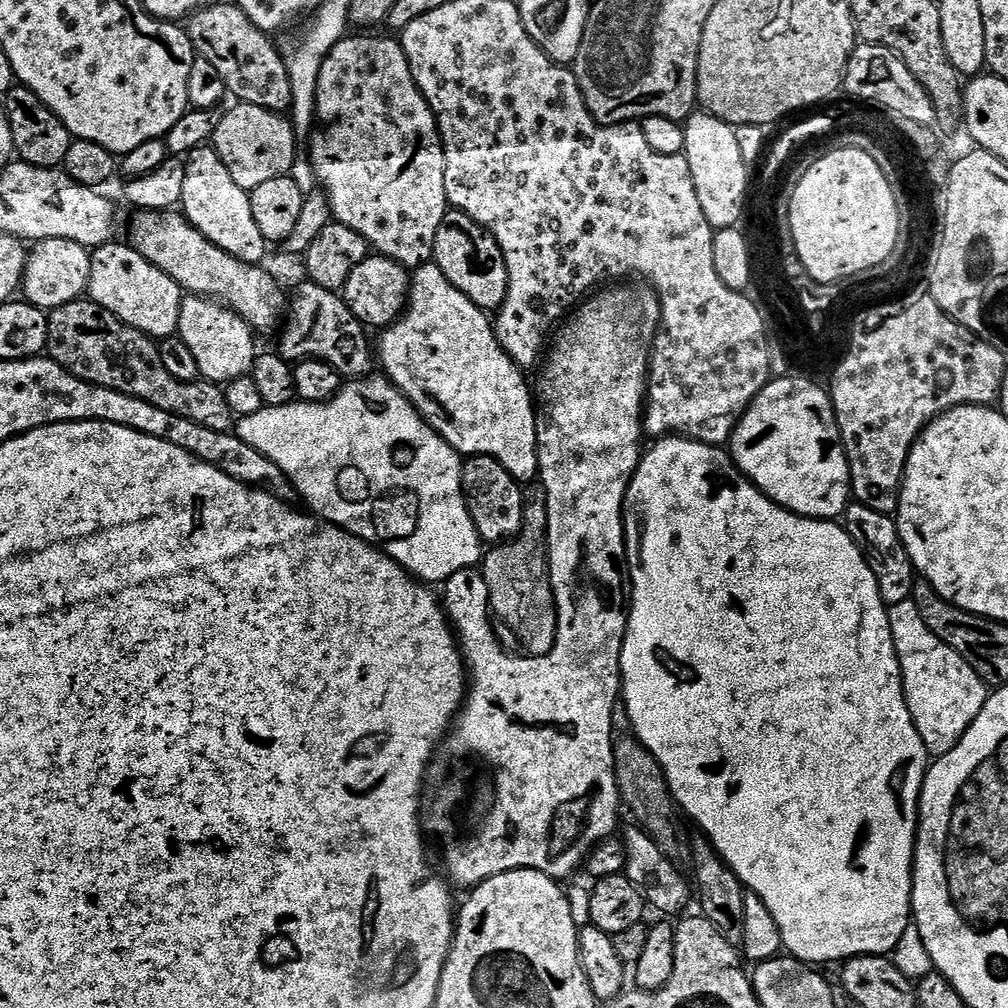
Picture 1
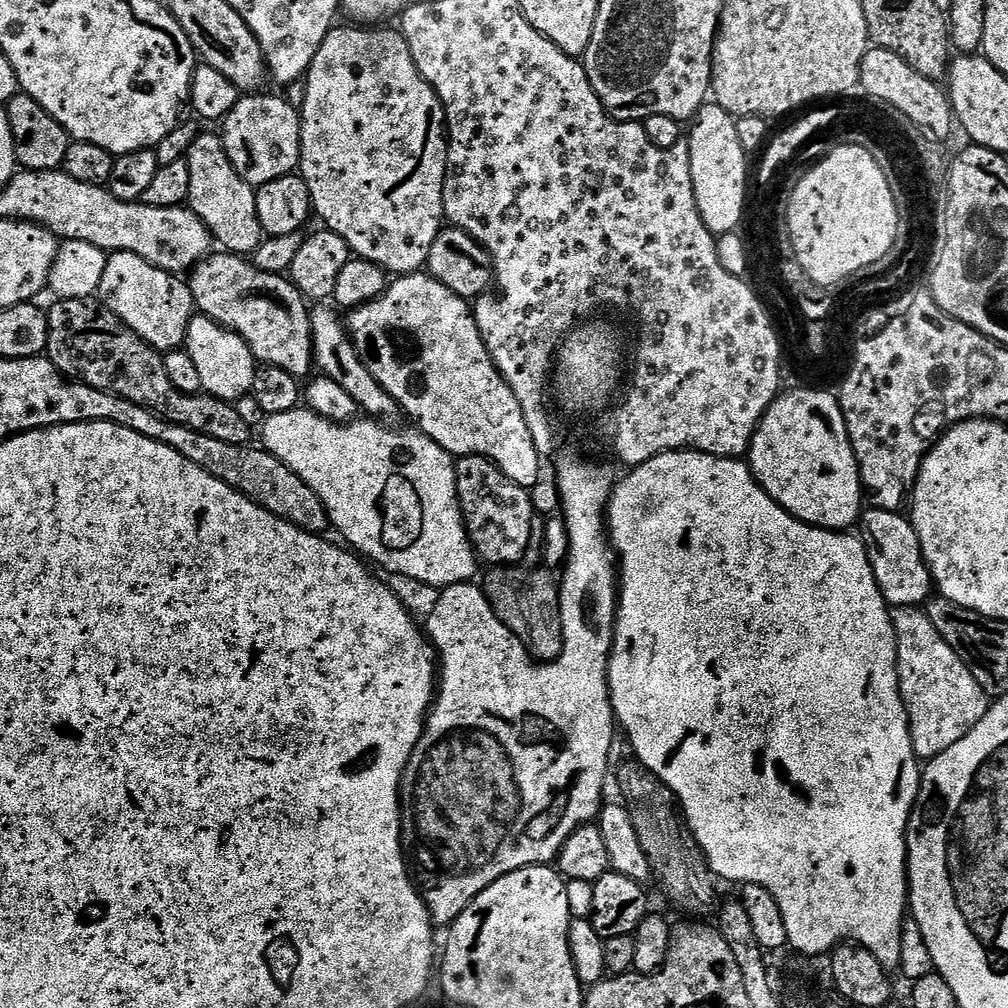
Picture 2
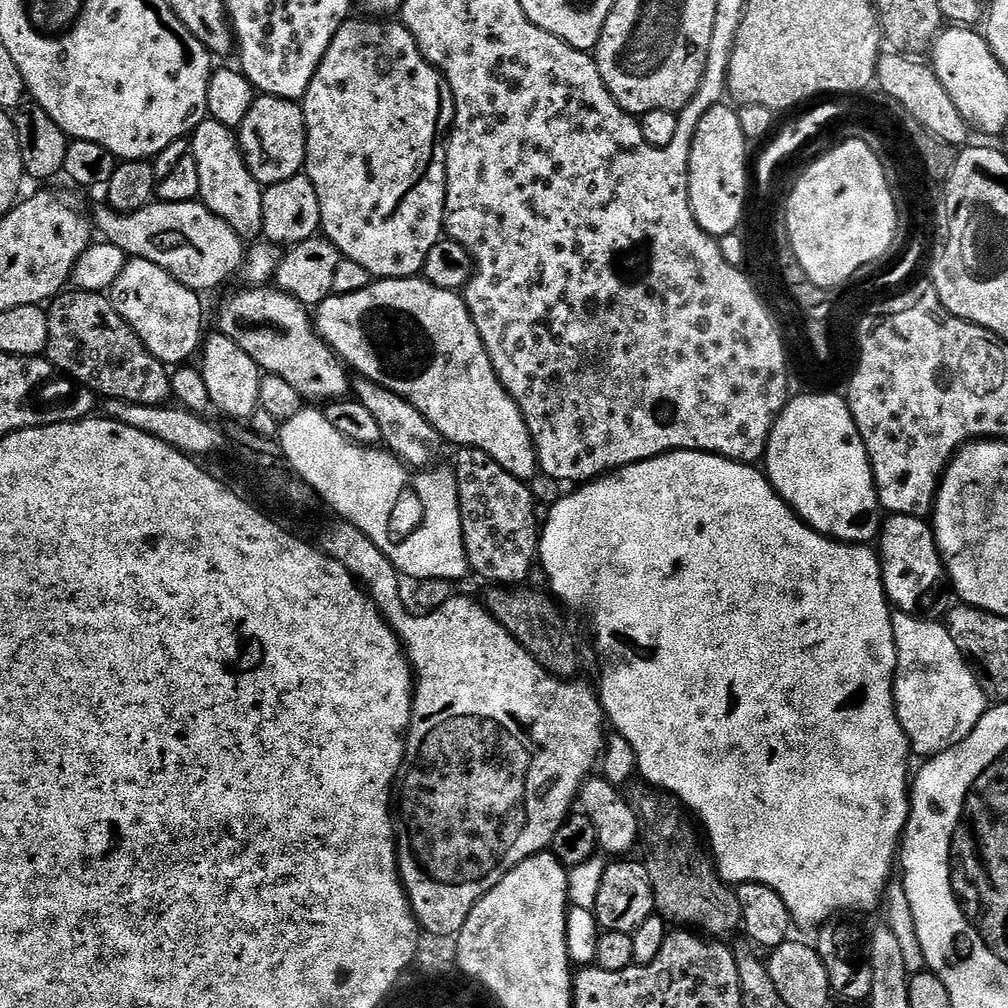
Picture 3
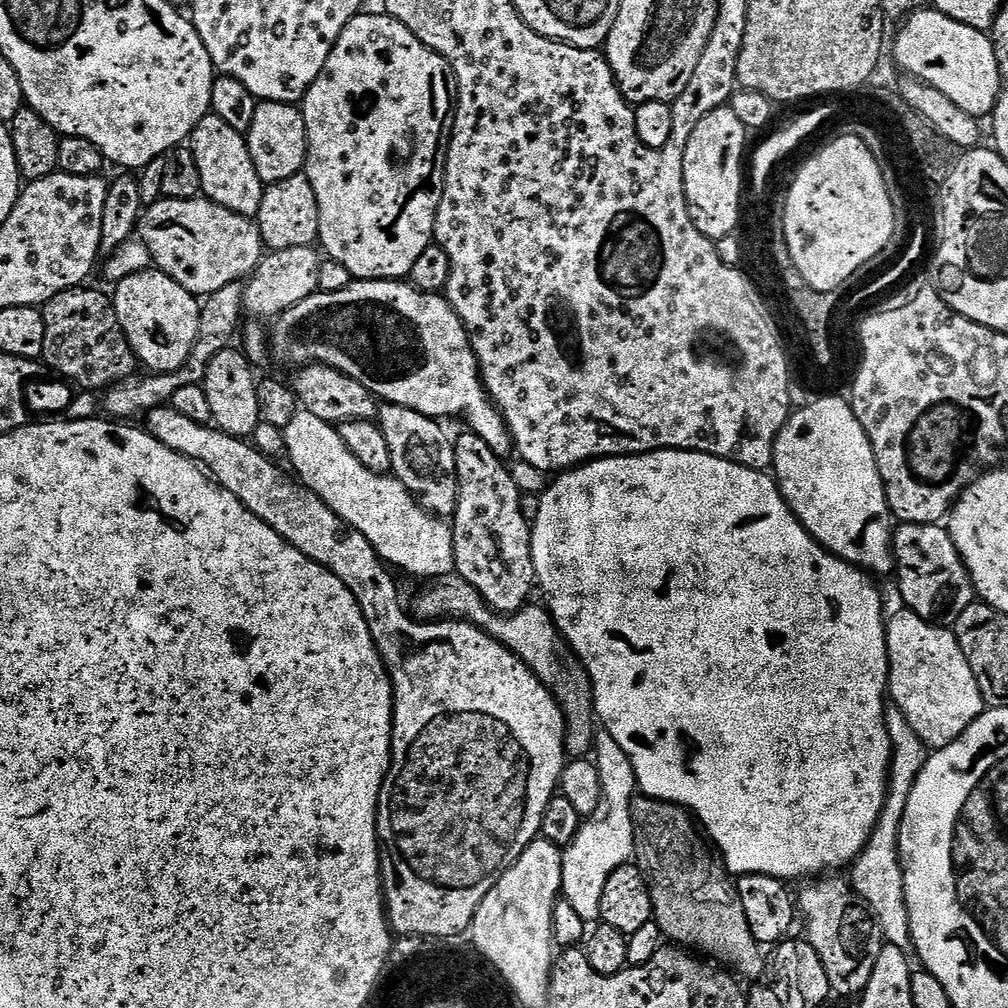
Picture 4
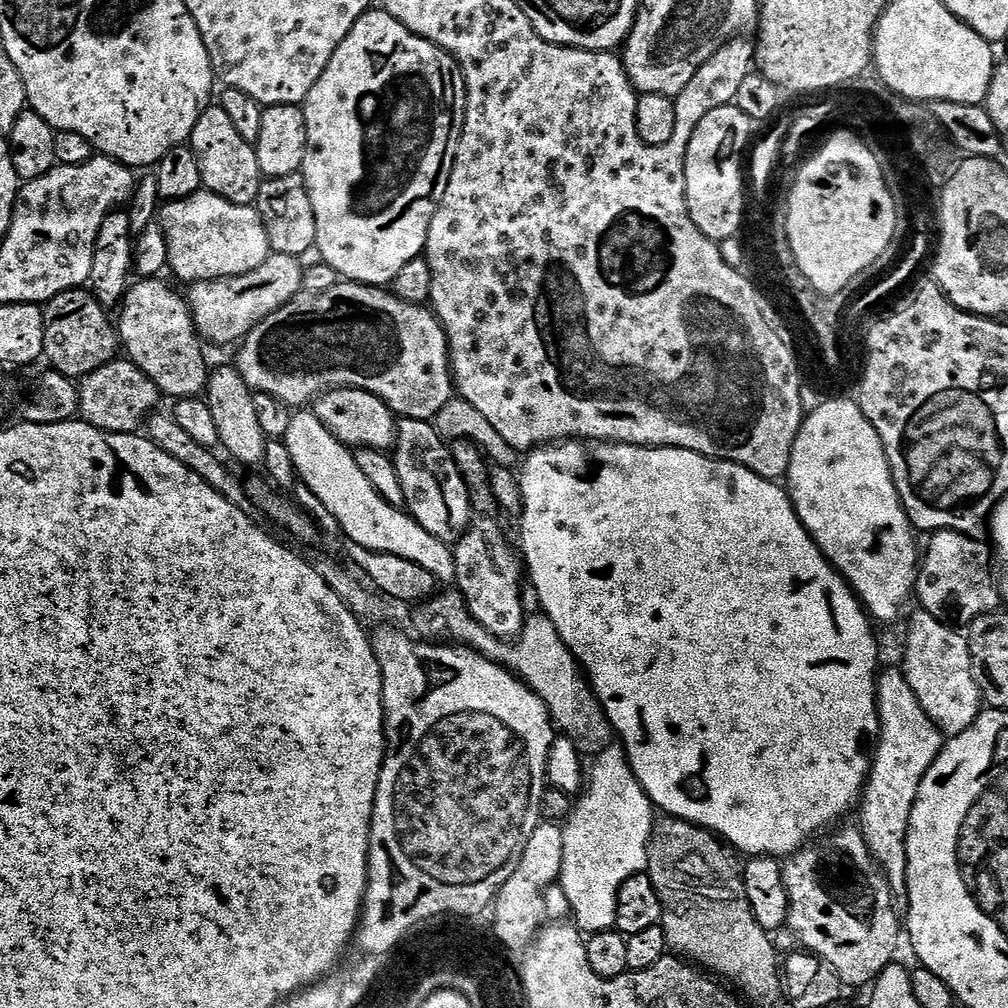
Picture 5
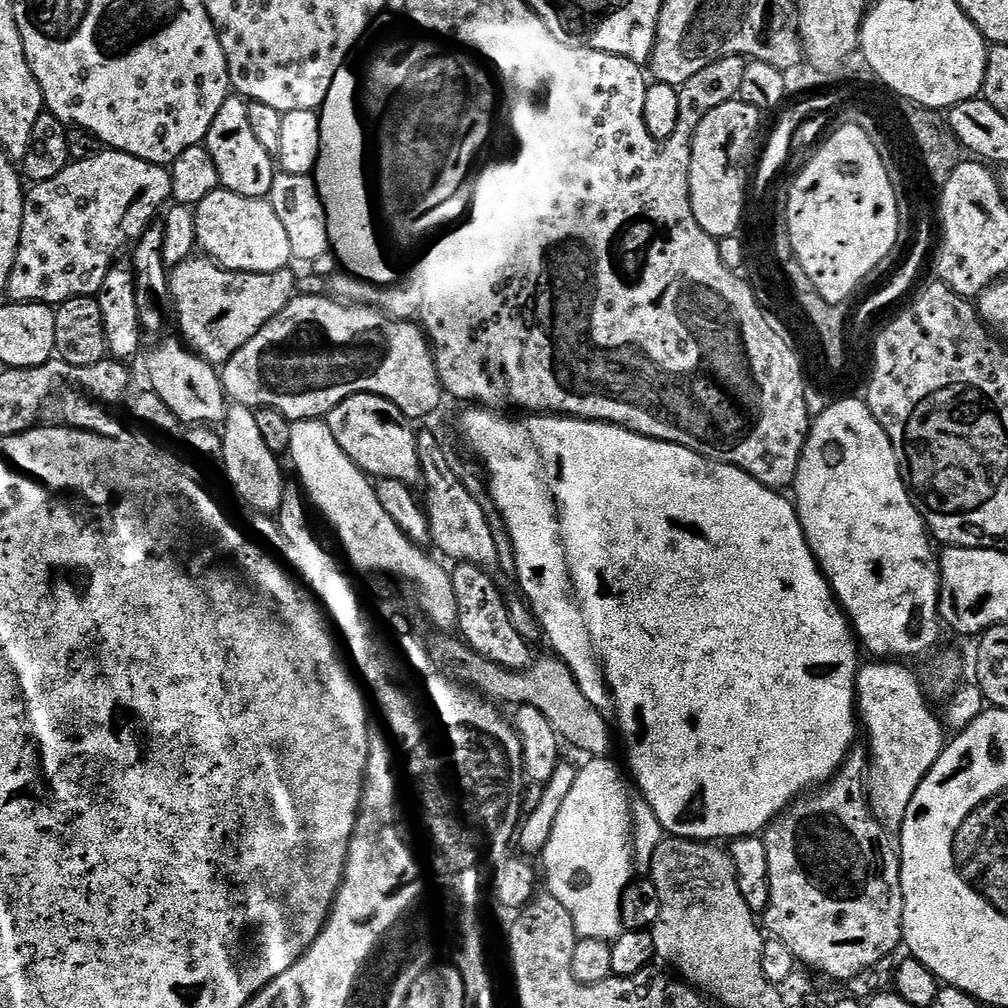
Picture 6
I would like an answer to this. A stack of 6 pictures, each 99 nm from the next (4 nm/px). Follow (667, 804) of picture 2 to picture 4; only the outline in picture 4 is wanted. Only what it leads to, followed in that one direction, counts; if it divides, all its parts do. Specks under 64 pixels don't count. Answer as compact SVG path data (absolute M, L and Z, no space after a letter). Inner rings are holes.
M644 796L642 802L644 804L636 802L632 806L632 824L636 828L634 860L648 877L648 888L652 891L654 923L667 939L668 936L672 939L669 941L673 945L695 950L741 977L758 979L763 972L766 972L765 949L754 938L750 922L746 922L746 910L742 910L742 898L736 889L736 880L725 868L723 859L702 835L697 821L687 808L671 804L669 800L656 800L653 796Z

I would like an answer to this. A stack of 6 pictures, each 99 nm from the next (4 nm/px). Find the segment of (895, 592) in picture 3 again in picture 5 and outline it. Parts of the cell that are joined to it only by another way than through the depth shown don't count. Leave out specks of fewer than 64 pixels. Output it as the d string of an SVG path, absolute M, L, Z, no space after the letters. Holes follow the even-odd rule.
M950 530L931 533L927 540L928 549L925 552L923 549L914 589L921 609L942 624L967 626L974 622L974 618L1001 607L1002 593L994 571L994 552L984 540L975 540Z

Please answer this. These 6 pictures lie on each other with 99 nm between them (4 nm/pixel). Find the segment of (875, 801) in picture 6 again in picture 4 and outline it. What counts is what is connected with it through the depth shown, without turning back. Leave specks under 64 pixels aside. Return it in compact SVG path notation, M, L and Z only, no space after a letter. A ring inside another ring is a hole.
M889 707L884 717L892 742L892 769L888 771L888 797L880 821L868 839L868 845L861 850L859 859L854 862L854 868L860 871L860 877L854 880L854 887L872 909L885 941L898 946L898 950L908 952L912 948L912 931L910 914L906 906L904 869L900 863L900 827L902 818L906 814L906 802L910 802L910 790L914 790L914 782L924 769L925 762L928 761L930 749L914 732L900 708Z

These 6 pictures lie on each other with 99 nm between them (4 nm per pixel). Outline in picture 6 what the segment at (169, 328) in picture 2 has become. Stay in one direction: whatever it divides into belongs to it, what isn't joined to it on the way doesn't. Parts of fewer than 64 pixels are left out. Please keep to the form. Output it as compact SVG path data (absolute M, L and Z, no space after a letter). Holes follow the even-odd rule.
M179 339L164 340L153 346L148 356L148 380L151 390L185 425L223 425L230 404L221 373Z

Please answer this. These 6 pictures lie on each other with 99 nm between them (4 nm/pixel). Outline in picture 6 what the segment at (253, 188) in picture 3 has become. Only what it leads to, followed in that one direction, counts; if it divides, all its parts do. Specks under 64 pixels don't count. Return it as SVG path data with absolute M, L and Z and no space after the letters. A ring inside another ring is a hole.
M235 94L229 97L229 100L221 102L216 117L207 125L202 144L207 148L208 156L214 162L216 174L220 179L219 187L223 191L259 200L267 197L272 185L274 160L250 130L245 101Z

